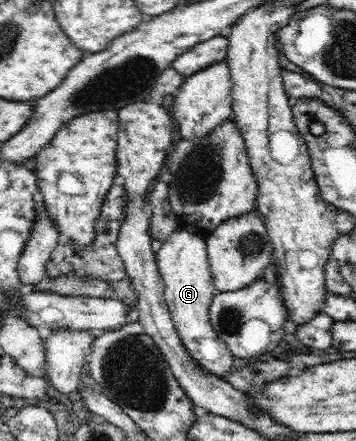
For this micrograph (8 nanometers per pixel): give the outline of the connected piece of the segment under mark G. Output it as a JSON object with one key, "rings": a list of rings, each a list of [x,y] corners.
{"rings":[[[180,226],[170,234],[168,240],[155,254],[155,258],[164,281],[163,293],[172,322],[188,355],[198,361],[200,367],[204,367],[216,377],[225,379],[231,371],[234,354],[211,325],[209,308],[217,288],[210,270],[206,241],[207,239],[201,234]]]}

